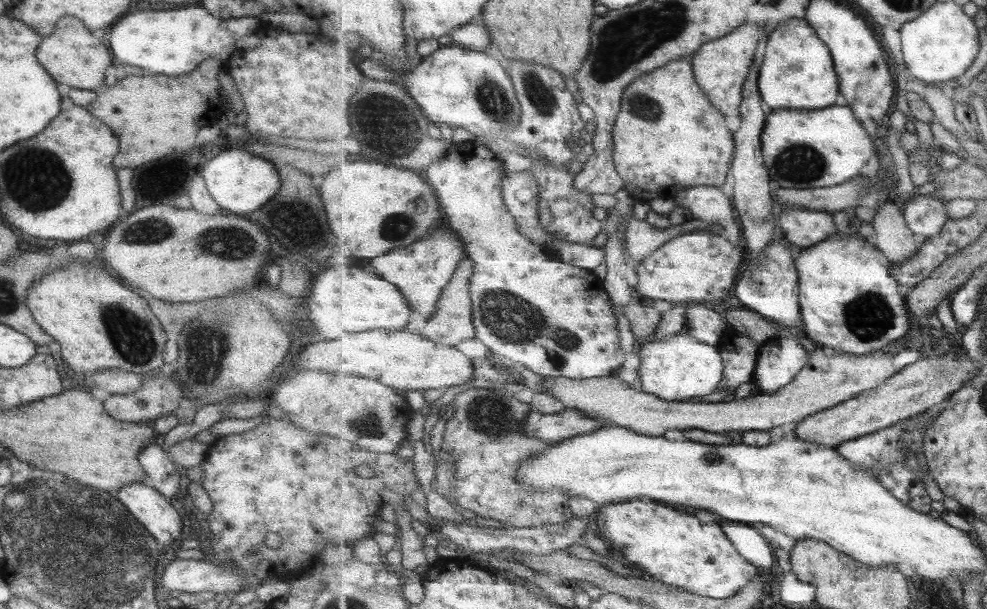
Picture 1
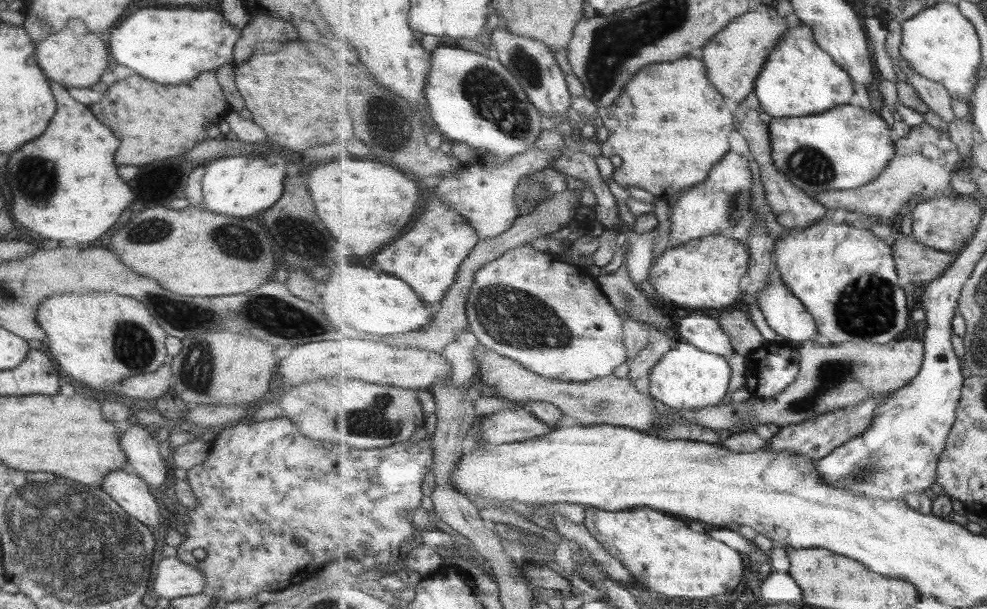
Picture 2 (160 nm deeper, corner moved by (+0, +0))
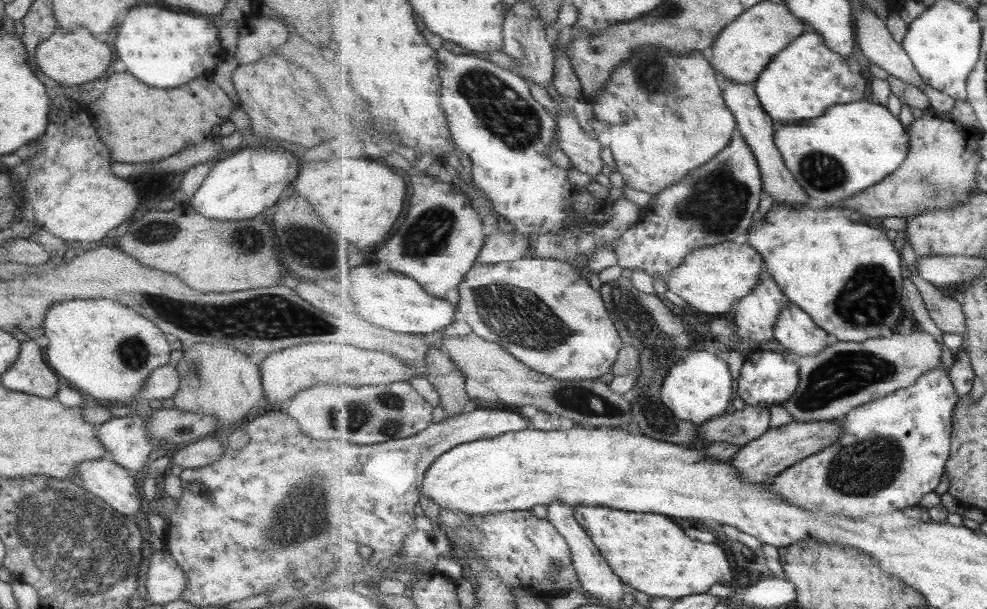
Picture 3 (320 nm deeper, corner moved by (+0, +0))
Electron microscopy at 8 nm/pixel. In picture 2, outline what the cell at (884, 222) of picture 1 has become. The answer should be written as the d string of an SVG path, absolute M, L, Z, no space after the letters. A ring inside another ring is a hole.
M897 227L893 228L893 235L888 241L896 256L901 286L909 292L909 304L913 308L913 302L921 297L913 292L919 290L920 286L941 278L954 264L957 254L941 252L925 246L917 242L914 235L906 236Z

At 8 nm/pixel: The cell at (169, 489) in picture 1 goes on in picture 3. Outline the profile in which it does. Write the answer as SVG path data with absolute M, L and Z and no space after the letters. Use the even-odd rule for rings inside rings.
M136 414L121 417L111 417L97 426L96 437L106 450L108 458L125 468L130 474L139 474L146 466L147 455L153 450L145 438L144 419Z

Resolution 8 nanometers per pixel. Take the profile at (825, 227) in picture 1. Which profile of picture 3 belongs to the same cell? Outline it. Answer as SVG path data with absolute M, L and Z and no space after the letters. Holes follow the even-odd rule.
M725 78L723 91L727 106L732 110L733 115L736 116L738 130L756 154L764 176L765 192L775 198L775 201L781 205L783 203L792 207L804 205L804 202L807 202L808 194L803 186L797 182L794 174L784 161L784 155L781 154L779 147L776 145L776 132L773 130L774 121L764 109L756 89L751 88L747 83L738 83L733 79Z

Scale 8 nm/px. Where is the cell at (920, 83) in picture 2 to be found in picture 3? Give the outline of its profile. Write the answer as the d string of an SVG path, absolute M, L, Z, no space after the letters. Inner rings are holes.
M860 5L860 14L856 19L857 43L870 63L919 88L927 85L912 59L907 55L901 43L897 43L887 28L871 8Z

